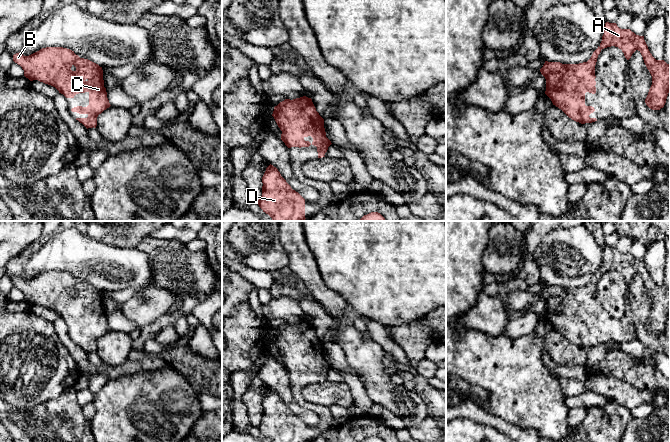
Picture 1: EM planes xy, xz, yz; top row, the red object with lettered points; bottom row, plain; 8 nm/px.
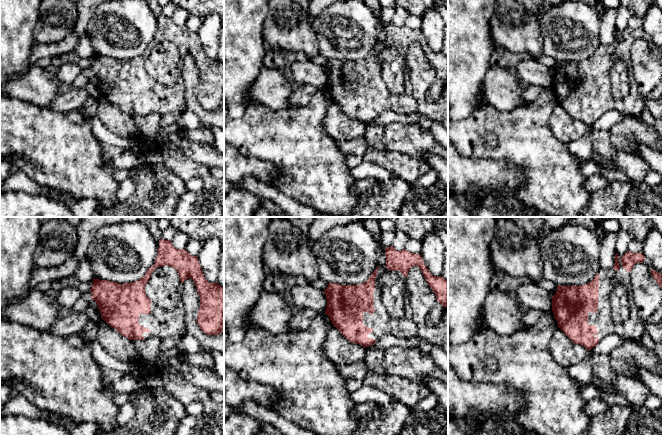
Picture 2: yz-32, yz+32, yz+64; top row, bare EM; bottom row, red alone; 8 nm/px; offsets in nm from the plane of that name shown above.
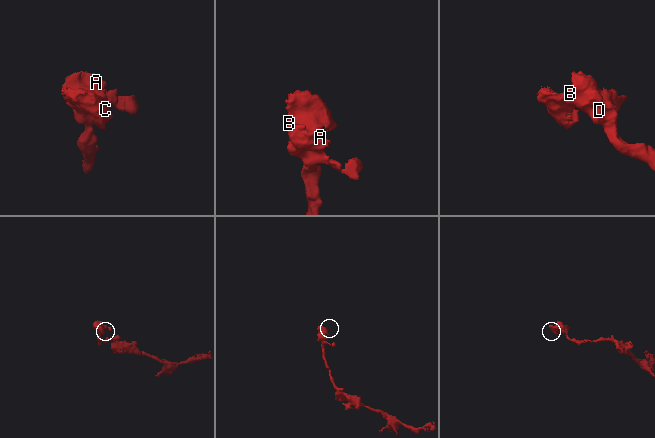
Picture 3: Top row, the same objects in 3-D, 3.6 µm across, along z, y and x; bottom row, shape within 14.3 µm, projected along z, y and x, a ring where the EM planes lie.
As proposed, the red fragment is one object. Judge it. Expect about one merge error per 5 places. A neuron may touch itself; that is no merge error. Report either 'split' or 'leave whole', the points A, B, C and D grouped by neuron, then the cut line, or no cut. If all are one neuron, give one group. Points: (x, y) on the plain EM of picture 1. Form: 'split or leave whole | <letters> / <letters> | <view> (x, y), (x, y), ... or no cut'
leave whole | A B C D | no cut

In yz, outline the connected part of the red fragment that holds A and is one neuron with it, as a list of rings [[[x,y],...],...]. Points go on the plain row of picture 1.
[[[606,246],[602,265],[587,286],[562,288],[545,285],[540,293],[546,303],[545,318],[553,329],[561,333],[569,342],[581,348],[597,345],[589,339],[594,331],[585,329],[585,317],[596,317],[595,289],[601,274],[615,270],[622,274],[629,284],[638,274],[652,300],[652,309],[645,323],[652,334],[664,331],[670,315],[670,289],[664,284],[656,284],[650,277],[644,260],[636,259],[630,253],[621,253],[616,247]]]

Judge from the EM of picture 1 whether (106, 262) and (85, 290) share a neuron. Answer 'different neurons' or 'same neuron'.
different neurons

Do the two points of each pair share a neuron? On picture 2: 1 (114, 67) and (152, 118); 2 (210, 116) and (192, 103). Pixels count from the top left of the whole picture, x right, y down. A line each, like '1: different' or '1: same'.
1: different
2: same

